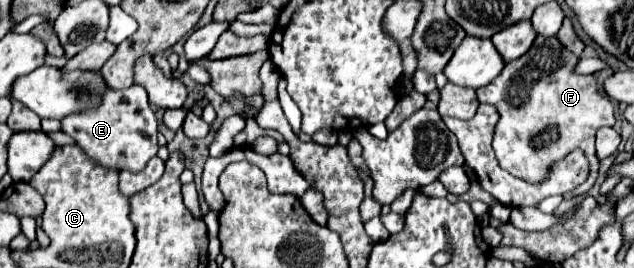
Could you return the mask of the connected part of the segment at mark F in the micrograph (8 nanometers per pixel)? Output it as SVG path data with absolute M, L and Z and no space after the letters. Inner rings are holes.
M537 37L533 47L519 59L507 63L503 71L485 87L477 89L479 103L489 103L499 111L499 123L495 127L493 149L499 159L499 165L515 177L521 177L529 183L545 181L551 165L565 159L571 151L581 149L589 161L589 179L581 183L575 191L563 195L571 199L573 195L587 193L597 179L597 155L595 155L595 131L603 125L615 123L615 109L609 97L601 93L601 87L591 75L575 75L573 67L577 57L569 53L557 37L545 39ZM557 125L559 141L551 143L545 149L533 149L531 139L543 129Z

